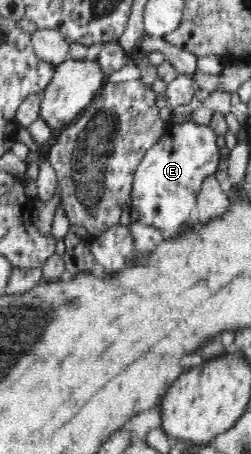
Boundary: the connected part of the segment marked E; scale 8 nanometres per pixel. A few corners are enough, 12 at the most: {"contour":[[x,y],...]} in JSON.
{"contour":[[210,126],[167,127],[133,174],[136,222],[194,216],[223,157]]}

